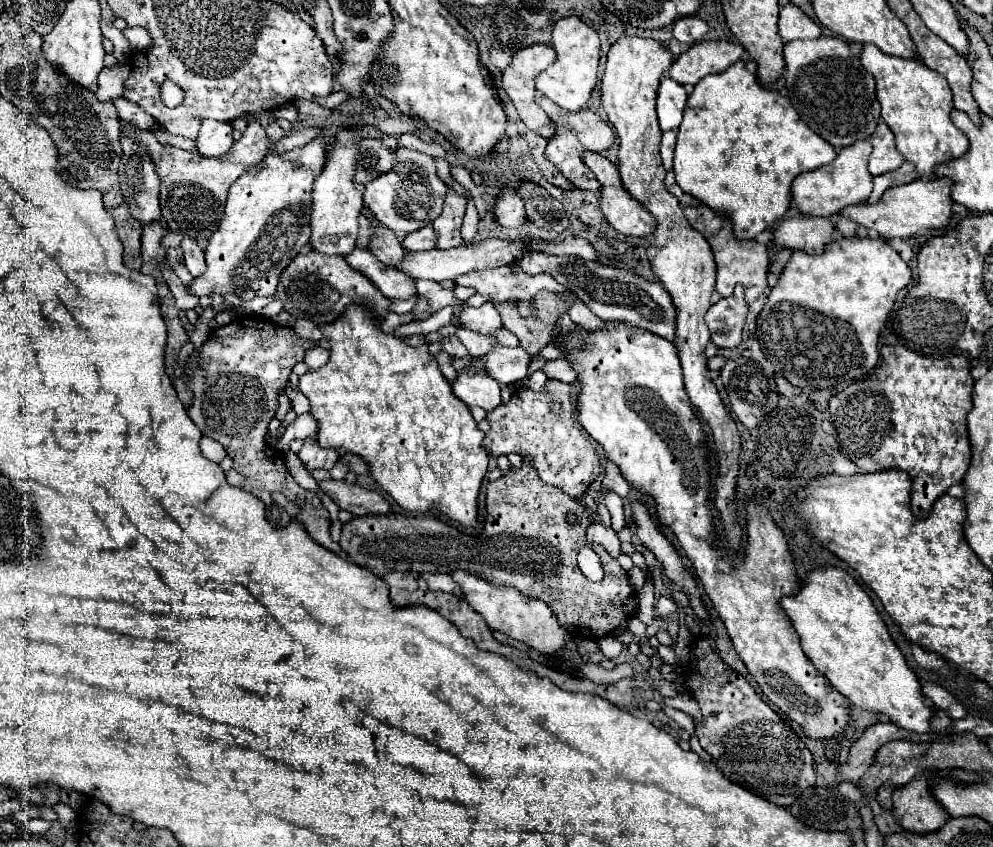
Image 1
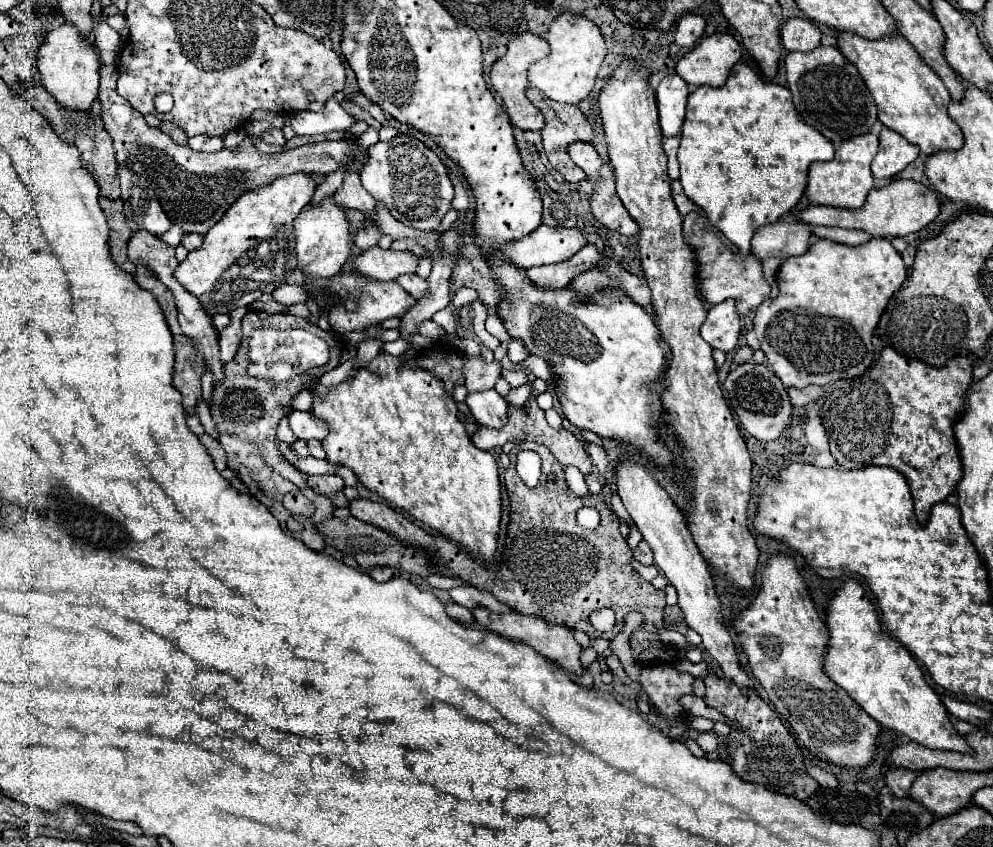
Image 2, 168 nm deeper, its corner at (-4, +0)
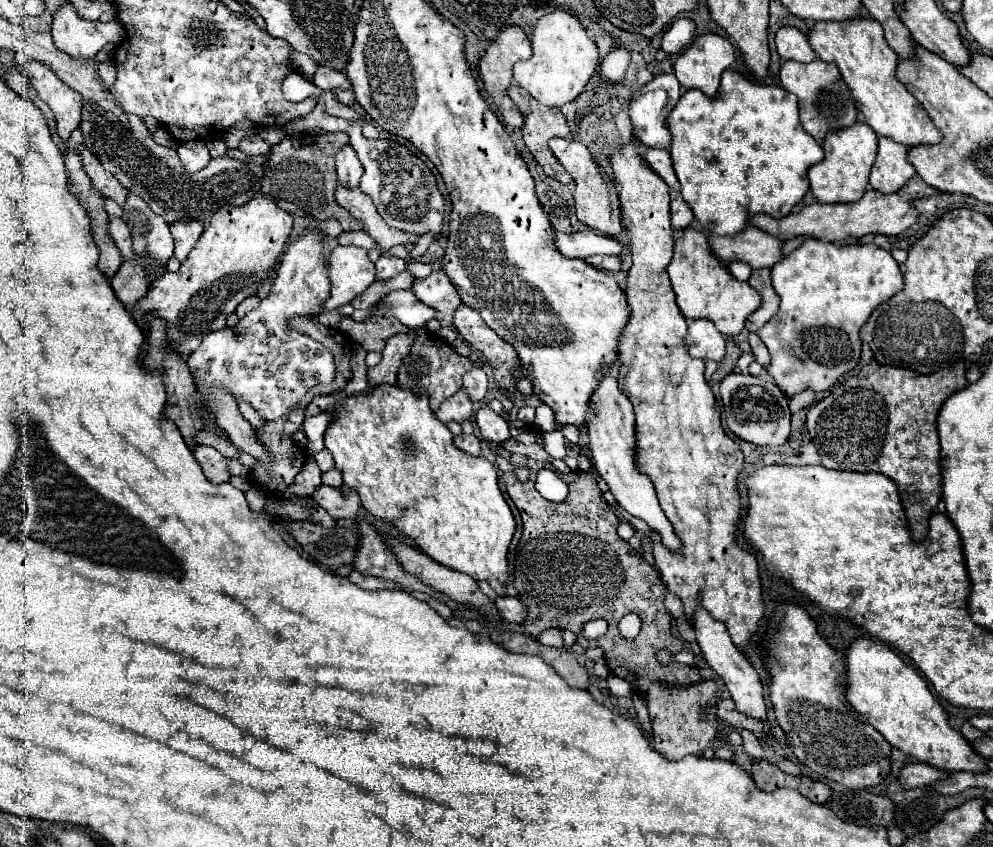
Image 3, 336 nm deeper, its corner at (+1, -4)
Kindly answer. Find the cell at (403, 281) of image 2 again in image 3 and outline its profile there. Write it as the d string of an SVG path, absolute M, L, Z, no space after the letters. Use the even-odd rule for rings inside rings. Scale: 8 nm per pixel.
M442 270L432 272L424 280L416 280L412 286L412 292L416 294L416 298L420 302L444 312L446 320L450 320L452 314L456 312L456 308L462 304L456 288L452 286L452 282L448 280L448 276Z

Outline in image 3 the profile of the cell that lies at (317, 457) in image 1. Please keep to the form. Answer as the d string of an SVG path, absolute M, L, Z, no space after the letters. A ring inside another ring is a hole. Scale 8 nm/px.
M318 486L318 490L312 494L312 498L330 512L336 520L342 520L346 516L356 516L360 510L360 498L356 492L350 492L348 496L342 494L342 490L332 486Z

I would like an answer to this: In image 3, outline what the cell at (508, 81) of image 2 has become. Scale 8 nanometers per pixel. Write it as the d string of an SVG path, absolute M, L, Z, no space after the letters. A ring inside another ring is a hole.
M508 26L508 28L502 28L496 36L496 40L492 40L492 44L488 46L488 50L484 52L484 56L480 58L478 62L478 68L480 68L480 78L484 82L484 88L488 92L488 96L494 100L498 112L502 114L504 122L514 126L514 128L520 128L524 124L524 118L520 114L520 110L512 104L510 96L506 94L510 82L512 82L512 66L514 62L518 60L526 60L532 56L532 46L530 46L530 40L528 36L518 28L518 26Z

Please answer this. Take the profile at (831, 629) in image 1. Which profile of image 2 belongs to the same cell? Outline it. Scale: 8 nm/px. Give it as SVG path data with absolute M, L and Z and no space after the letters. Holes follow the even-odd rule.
M851 578L847 580L829 600L827 604L827 612L825 612L825 624L829 630L829 642L827 642L827 650L825 650L825 674L839 684L873 720L877 720L881 726L903 734L907 738L911 738L913 742L919 742L927 748L939 748L939 750L955 750L955 752L969 752L971 748L967 746L965 738L961 734L955 732L947 708L943 706L943 702L939 700L939 696L933 692L933 688L925 682L923 672L919 668L919 664L913 660L913 656L909 654L909 650L905 646L899 644L899 640L891 638L879 622L879 616L871 604L871 600L867 598L863 586L859 580Z

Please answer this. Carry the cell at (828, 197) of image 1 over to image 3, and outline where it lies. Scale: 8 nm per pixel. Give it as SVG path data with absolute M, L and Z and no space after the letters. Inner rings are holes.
M864 122L852 124L852 128L840 128L840 132L828 132L824 138L824 160L810 166L810 190L818 202L856 202L862 198L868 186L868 174L878 152L878 134Z

